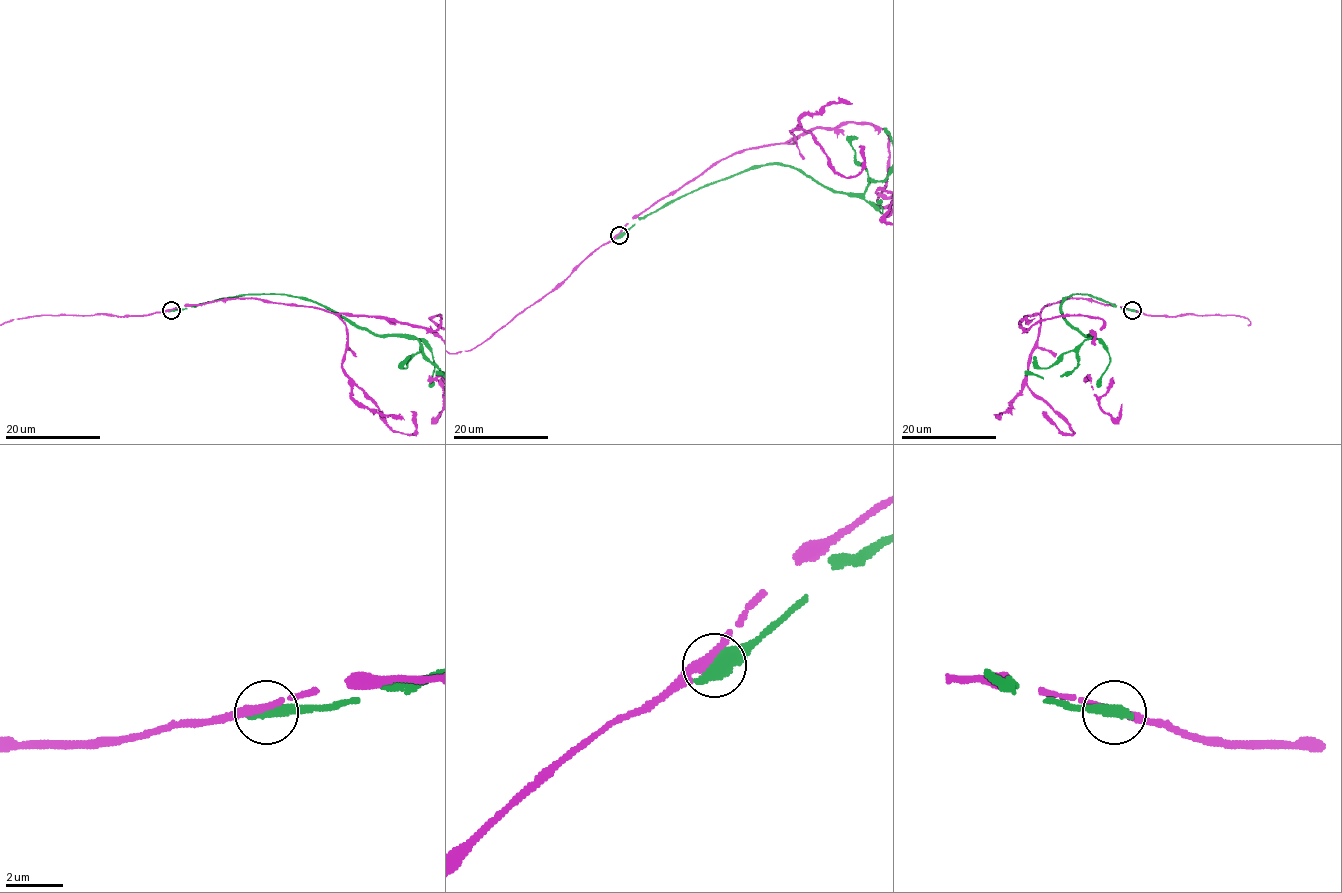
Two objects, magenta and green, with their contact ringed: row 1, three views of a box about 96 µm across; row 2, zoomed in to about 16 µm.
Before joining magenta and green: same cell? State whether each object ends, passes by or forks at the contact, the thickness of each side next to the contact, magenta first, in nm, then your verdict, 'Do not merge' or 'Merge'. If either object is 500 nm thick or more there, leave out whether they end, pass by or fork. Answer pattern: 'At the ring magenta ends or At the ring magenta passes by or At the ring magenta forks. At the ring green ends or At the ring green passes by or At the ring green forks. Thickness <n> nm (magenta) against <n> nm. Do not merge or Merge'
Thickness 280 nm (magenta) against 550 nm. Do not merge

